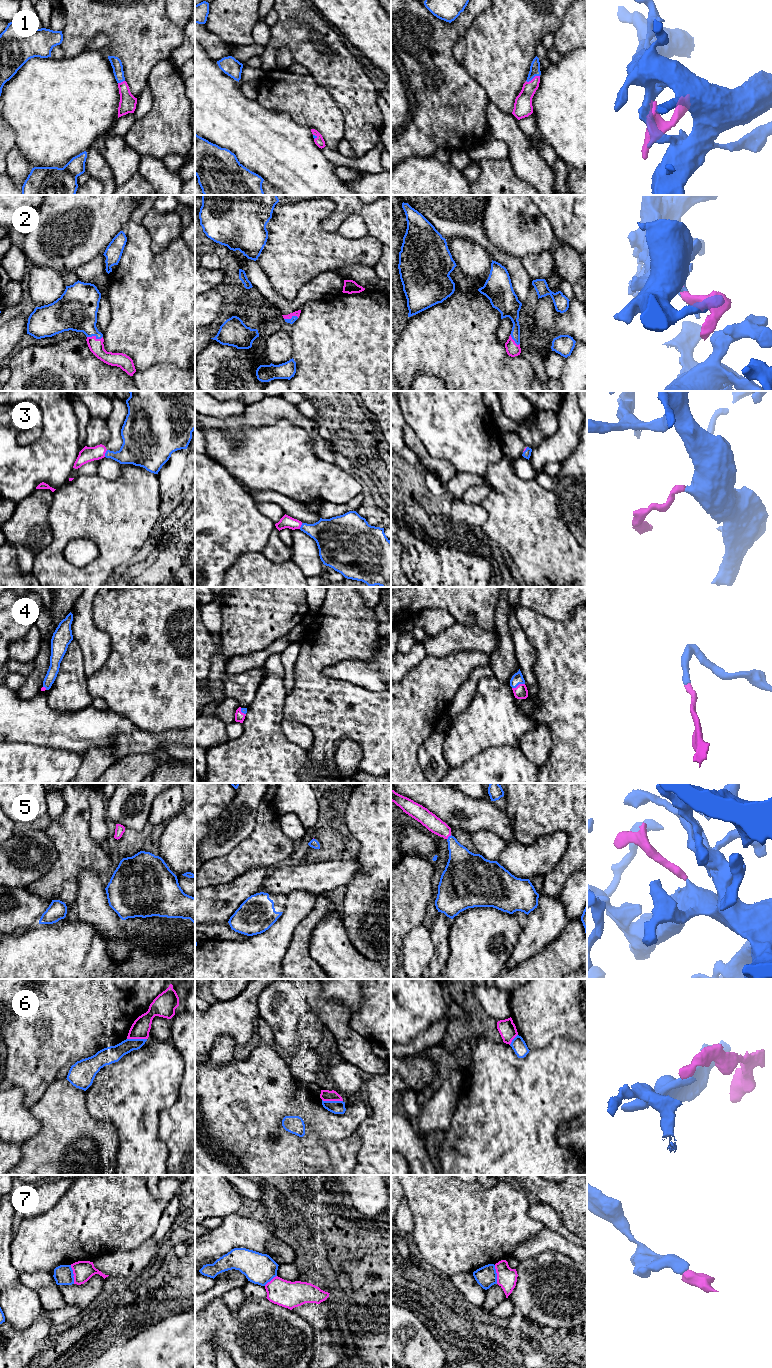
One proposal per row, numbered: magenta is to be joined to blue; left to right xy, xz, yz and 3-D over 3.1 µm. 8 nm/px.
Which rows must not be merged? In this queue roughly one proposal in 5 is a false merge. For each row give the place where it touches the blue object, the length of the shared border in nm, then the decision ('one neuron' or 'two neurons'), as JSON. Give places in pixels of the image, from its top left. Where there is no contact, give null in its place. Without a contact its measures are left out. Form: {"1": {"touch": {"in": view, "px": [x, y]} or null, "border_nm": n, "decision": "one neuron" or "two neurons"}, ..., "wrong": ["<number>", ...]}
{"1": {"touch": {"in": "yz", "px": [532, 78]}, "border_nm": 120, "decision": "one neuron"}, "2": {"touch": {"in": "xy", "px": [95, 335]}, "border_nm": 130, "decision": "one neuron"}, "3": {"touch": {"in": "xy", "px": [105, 453]}, "border_nm": 60, "decision": "one neuron"}, "4": {"touch": {"in": "yz", "px": [518, 684]}, "border_nm": 110, "decision": "one neuron"}, "5": {"touch": {"in": "yz", "px": [448, 837]}, "border_nm": 50, "decision": "one neuron"}, "6": {"touch": {"in": "xz", "px": [332, 1101]}, "border_nm": 170, "decision": "two neurons"}, "7": {"touch": {"in": "xy", "px": [73, 1274]}, "border_nm": 160, "decision": "two neurons"}, "wrong": ["6", "7"]}

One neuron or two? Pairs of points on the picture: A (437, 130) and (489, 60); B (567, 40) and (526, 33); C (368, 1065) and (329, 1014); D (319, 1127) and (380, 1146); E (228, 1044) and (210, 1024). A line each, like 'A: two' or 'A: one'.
A: two
B: two
C: one
D: two
E: two

